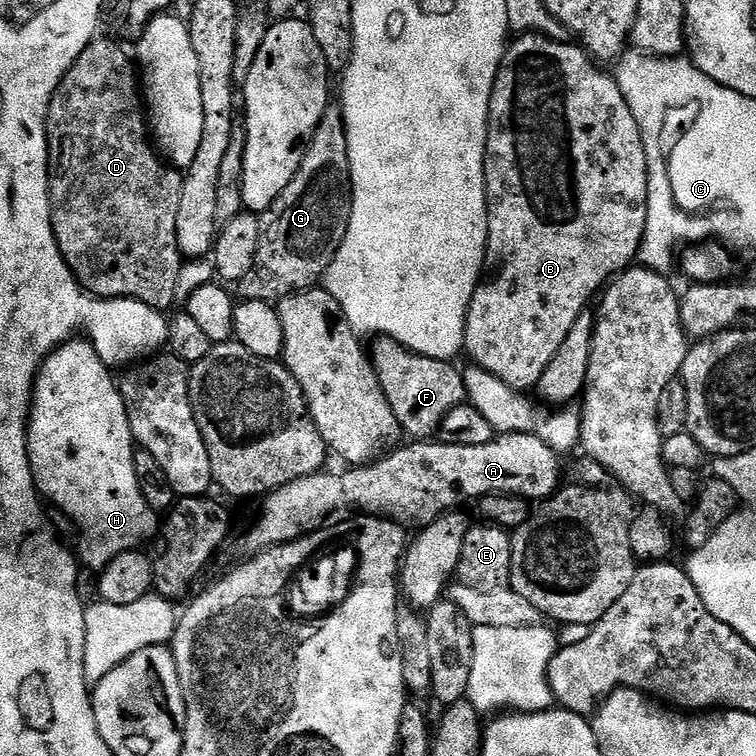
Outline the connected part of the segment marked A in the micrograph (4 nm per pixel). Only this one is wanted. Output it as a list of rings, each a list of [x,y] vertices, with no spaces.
[[[506,432],[486,442],[486,446],[454,446],[421,440],[408,442],[405,448],[391,452],[369,463],[366,470],[344,470],[348,472],[341,476],[331,476],[330,473],[320,470],[290,482],[285,488],[276,489],[263,501],[264,509],[261,510],[256,525],[244,536],[245,553],[263,552],[265,548],[273,548],[275,544],[289,544],[298,538],[309,536],[311,532],[329,527],[337,519],[336,515],[348,518],[356,513],[367,514],[393,520],[405,530],[419,530],[430,526],[430,522],[434,522],[444,513],[463,509],[463,504],[475,505],[487,496],[521,496],[529,502],[543,502],[555,496],[562,488],[561,457],[550,445],[530,432]]]

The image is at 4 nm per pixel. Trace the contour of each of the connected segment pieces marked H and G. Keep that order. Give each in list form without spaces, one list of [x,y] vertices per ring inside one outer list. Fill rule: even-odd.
[[[67,340],[51,352],[36,376],[36,386],[32,393],[32,415],[28,422],[28,456],[32,459],[32,473],[37,489],[76,519],[76,524],[80,527],[79,559],[82,564],[84,559],[88,568],[104,569],[123,552],[139,549],[140,543],[144,539],[147,541],[157,531],[158,514],[148,504],[142,477],[136,470],[137,451],[113,369],[102,362],[91,340]]]
[[[330,106],[324,112],[322,122],[318,122],[318,131],[314,134],[314,138],[308,144],[308,149],[304,155],[302,166],[298,170],[298,174],[294,174],[294,178],[290,182],[290,186],[286,186],[286,190],[273,202],[267,212],[262,216],[262,231],[260,234],[260,249],[256,255],[256,267],[250,270],[250,274],[246,274],[246,278],[242,278],[238,282],[240,288],[240,296],[246,300],[266,300],[269,302],[279,302],[286,296],[292,295],[293,292],[305,292],[307,288],[315,288],[324,279],[325,272],[334,262],[334,258],[338,254],[338,250],[342,246],[342,242],[348,233],[350,226],[350,218],[352,217],[352,171],[350,170],[350,154],[348,153],[348,139],[346,138],[346,126],[344,125],[344,113],[339,107]]]

